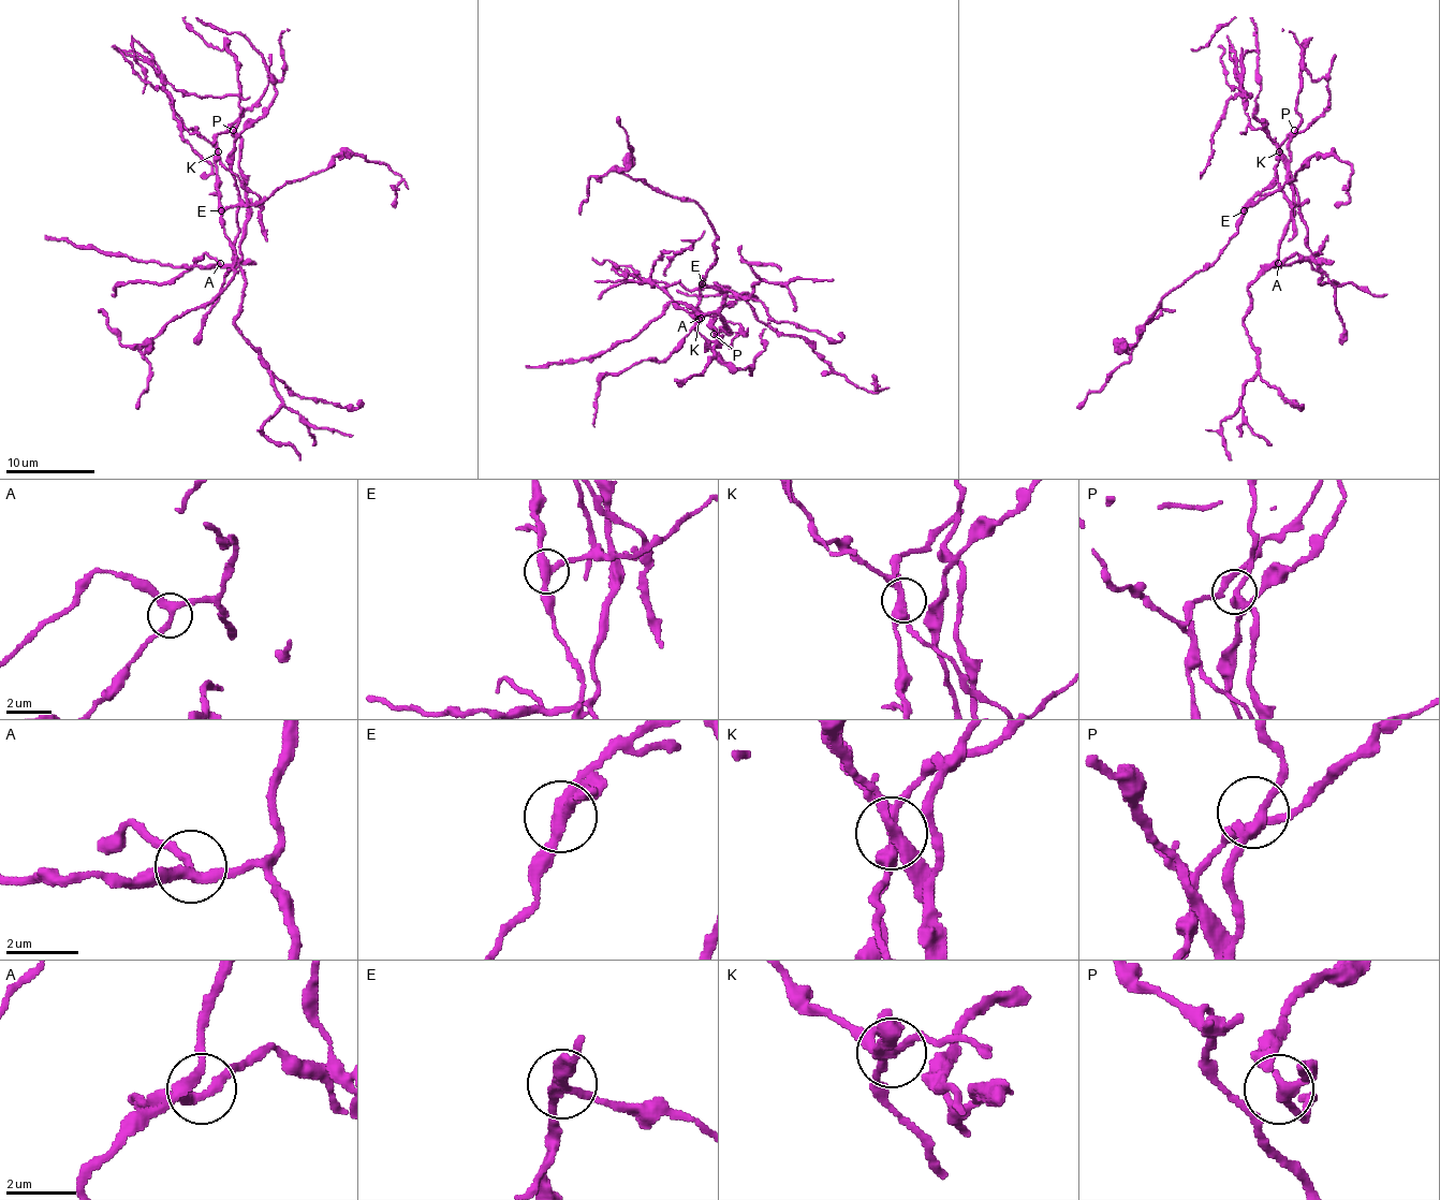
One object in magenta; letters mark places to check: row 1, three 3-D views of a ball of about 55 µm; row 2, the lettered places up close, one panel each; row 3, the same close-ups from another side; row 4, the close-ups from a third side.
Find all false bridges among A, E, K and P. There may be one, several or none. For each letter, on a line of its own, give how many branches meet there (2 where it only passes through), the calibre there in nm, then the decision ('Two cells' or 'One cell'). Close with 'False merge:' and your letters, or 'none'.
A: Branches: 3. Thickness 280 nm. One cell
E: Branches: 3. Thickness 280 nm. Two cells
K: Branches: 4. Thickness 280 nm. Two cells
P: Branches: 4. Thickness 260 nm. One cell
False merge: E, K

